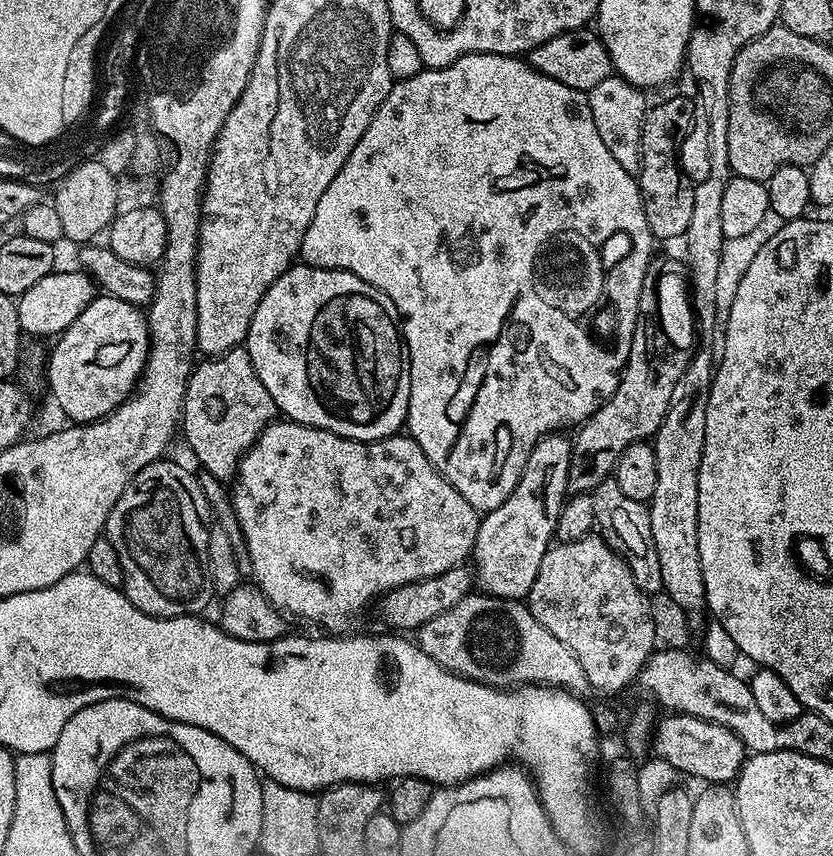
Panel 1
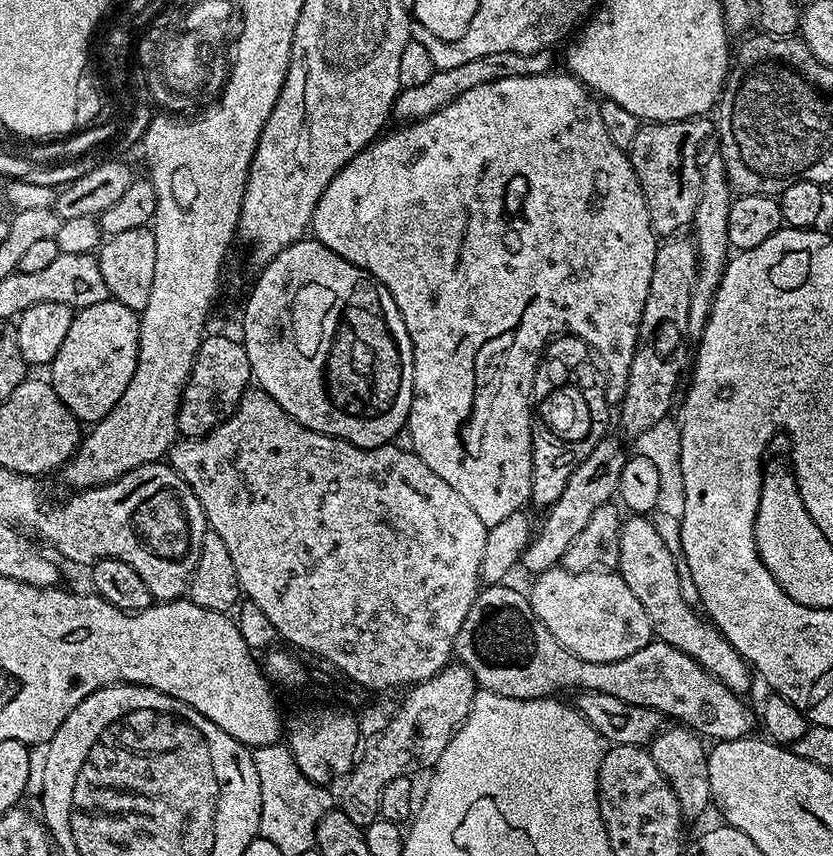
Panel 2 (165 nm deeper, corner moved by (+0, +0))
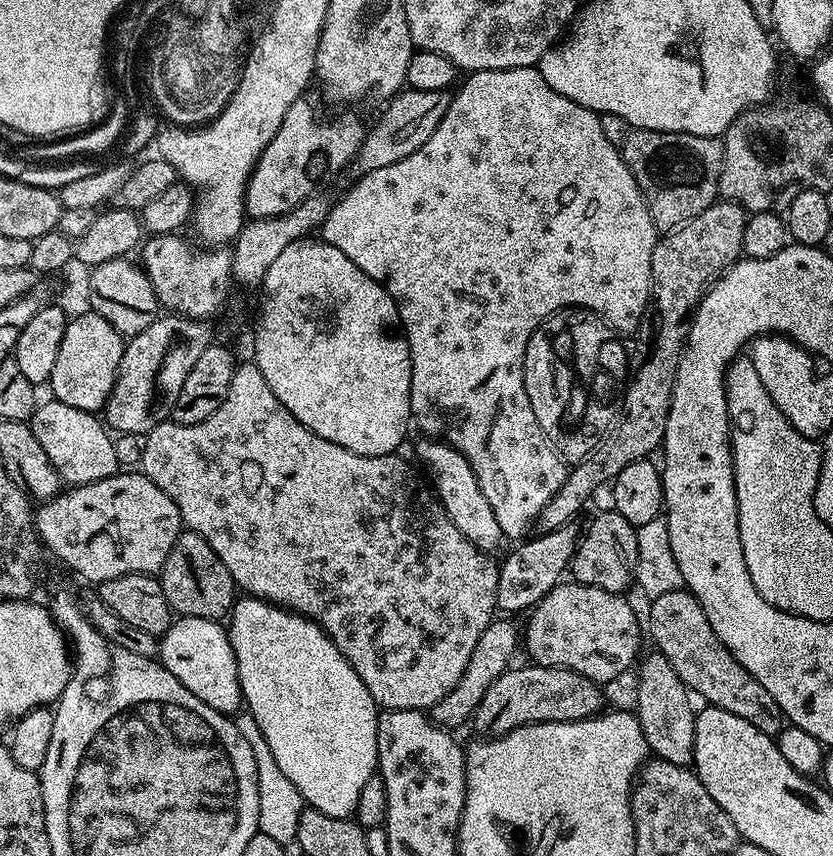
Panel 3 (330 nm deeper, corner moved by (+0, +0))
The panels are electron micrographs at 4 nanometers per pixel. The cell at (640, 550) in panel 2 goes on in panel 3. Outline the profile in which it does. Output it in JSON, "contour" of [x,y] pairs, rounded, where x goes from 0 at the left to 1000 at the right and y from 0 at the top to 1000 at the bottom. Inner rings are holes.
{"contour":[[[825,689],[802,690],[784,700],[778,707],[780,708],[778,710],[778,729],[776,724],[777,742],[778,738],[783,742],[783,748],[788,751],[784,752],[786,761],[796,764],[804,773],[804,778],[809,778],[809,787],[814,787],[814,792],[819,792],[827,810],[834,811],[837,814],[840,812],[845,817],[846,824],[876,829],[876,834],[886,834],[886,839],[896,839],[896,843],[900,843],[900,848],[910,848],[910,853],[915,853],[915,857],[928,862],[933,860],[944,846],[934,820],[929,820],[929,815],[924,815],[924,811],[920,811],[920,801],[915,801],[915,797],[910,797],[910,792],[900,789],[885,773],[881,764],[876,764],[876,759],[872,759],[872,755],[862,745],[862,741],[857,741],[843,708],[833,700],[830,692]]]}

